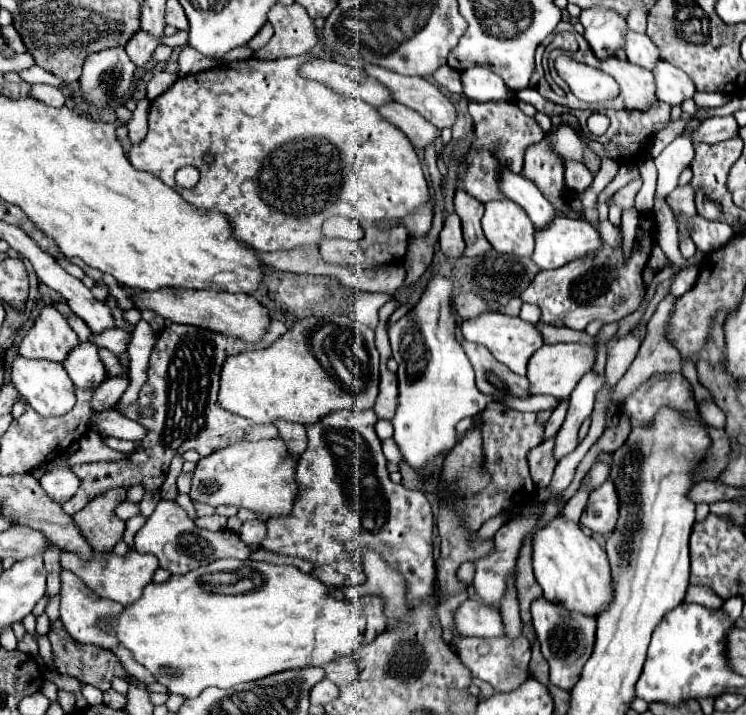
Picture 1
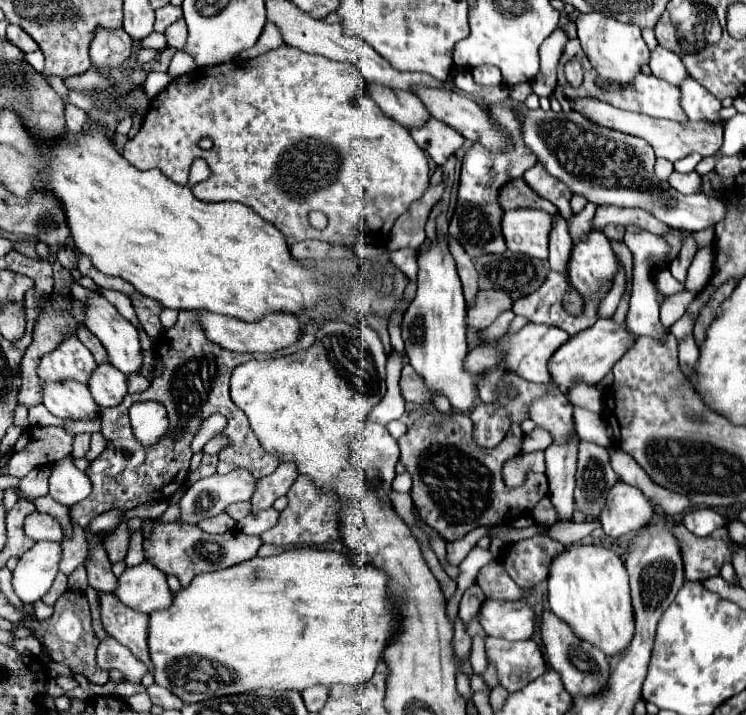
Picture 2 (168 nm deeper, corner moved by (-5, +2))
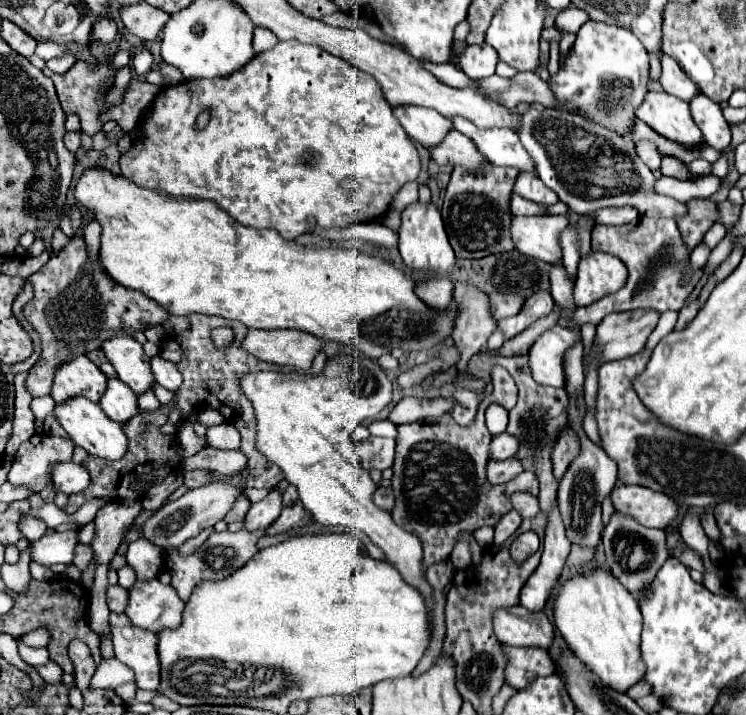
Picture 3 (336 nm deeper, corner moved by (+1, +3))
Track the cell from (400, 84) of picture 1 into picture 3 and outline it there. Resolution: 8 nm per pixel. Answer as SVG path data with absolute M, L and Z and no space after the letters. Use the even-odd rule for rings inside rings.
M460 116L452 118L452 124L456 130L460 130L462 134L474 140L478 150L488 158L490 164L504 166L504 168L518 168L520 172L536 174L536 166L532 164L532 158L528 156L516 132L506 128L482 130L482 128L476 128L472 122L462 120Z

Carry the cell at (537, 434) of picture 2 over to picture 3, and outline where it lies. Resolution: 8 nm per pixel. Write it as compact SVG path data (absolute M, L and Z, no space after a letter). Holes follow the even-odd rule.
M498 434L492 438L492 448L490 448L490 460L504 460L512 458L518 452L518 440L510 434Z

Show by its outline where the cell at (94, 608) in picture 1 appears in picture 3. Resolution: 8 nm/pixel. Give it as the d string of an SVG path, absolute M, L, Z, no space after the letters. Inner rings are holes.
M110 614L112 624L112 642L114 642L114 656L126 664L136 674L136 686L142 690L158 690L160 684L160 658L158 658L158 636L146 630L140 630L130 624L126 614Z

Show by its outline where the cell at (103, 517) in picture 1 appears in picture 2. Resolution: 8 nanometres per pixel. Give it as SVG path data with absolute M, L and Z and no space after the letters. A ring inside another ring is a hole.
M120 523L114 531L106 533L104 547L106 547L108 559L110 559L112 563L122 561L122 559L126 557L126 551L128 551L128 539L130 539L130 531L128 531L128 525L126 525L126 523Z

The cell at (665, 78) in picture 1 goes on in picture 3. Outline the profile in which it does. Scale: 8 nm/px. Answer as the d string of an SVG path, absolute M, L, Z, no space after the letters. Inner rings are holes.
M700 94L690 102L690 110L692 110L694 122L704 132L706 144L720 152L726 150L730 146L730 126L722 116L720 104Z

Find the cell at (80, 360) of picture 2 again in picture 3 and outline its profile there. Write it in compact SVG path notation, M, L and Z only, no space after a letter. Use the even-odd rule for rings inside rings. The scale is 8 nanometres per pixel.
M78 356L68 364L62 364L54 376L52 398L56 404L64 404L72 396L84 396L92 402L100 402L108 378L86 356Z

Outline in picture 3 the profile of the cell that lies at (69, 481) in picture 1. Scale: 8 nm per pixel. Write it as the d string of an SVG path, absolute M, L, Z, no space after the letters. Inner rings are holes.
M58 462L52 472L54 488L64 494L82 492L90 484L90 474L82 464L76 462Z

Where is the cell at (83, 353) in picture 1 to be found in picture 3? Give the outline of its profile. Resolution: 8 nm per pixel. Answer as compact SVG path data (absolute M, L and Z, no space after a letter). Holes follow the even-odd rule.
M118 378L108 380L108 390L100 398L100 408L118 424L126 424L138 414L136 394Z

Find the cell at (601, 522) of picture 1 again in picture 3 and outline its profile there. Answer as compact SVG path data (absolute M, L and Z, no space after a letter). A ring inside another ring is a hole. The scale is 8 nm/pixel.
M618 486L612 490L616 512L634 516L646 528L666 528L678 516L678 504L660 492L644 486Z

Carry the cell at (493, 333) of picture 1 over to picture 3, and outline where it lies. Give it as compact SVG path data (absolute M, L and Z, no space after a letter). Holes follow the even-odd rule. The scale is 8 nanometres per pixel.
M554 326L552 330L544 332L530 348L530 370L536 382L554 386L554 388L564 388L566 376L564 376L564 354L568 348L572 348L578 342L578 334Z

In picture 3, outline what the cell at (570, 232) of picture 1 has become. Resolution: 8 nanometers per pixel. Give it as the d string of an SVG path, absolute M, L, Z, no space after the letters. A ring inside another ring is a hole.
M590 252L590 256L580 260L578 280L574 300L576 306L588 306L612 292L618 292L626 282L628 270L612 254Z

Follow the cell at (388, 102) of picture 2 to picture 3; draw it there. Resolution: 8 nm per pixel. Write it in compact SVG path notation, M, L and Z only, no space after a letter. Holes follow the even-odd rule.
M398 106L394 108L394 116L406 130L406 134L420 142L424 148L438 146L448 132L454 130L452 122L440 116L436 110L420 108L420 106Z

